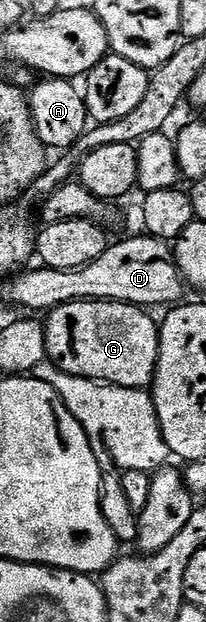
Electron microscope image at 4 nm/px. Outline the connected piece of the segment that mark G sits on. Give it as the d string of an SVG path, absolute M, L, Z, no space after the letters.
M83 299L47 312L48 359L66 375L110 383L113 387L151 388L160 360L160 329L147 310L133 303Z

